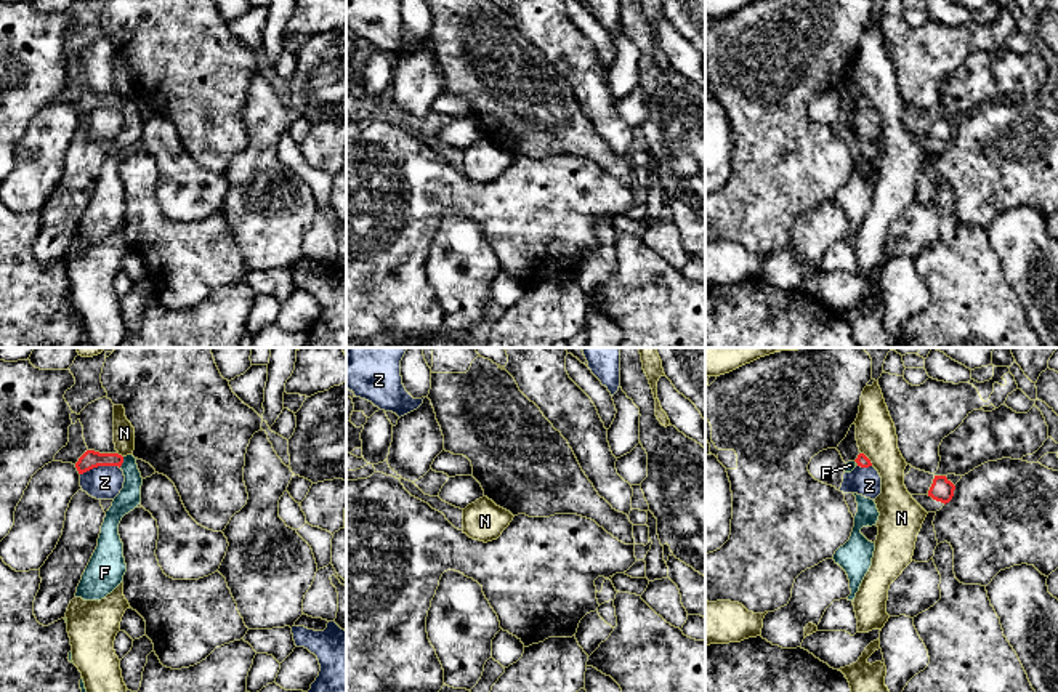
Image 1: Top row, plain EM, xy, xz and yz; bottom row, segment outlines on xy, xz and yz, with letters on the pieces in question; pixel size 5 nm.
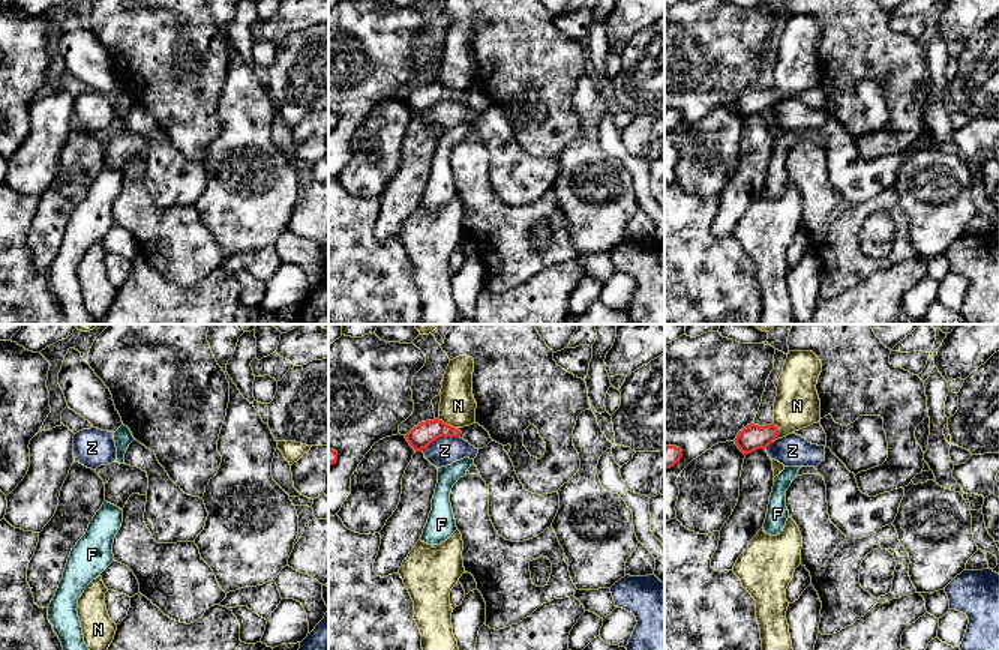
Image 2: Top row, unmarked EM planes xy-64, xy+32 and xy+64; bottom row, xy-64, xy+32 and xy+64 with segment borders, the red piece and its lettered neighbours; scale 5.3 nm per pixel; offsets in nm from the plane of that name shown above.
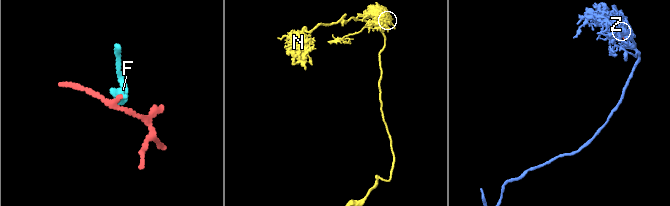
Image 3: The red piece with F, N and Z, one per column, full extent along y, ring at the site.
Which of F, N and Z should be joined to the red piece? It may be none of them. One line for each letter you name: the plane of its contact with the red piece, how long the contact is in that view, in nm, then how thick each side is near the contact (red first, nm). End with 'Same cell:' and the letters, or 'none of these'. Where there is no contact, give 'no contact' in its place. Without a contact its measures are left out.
Same cell: none of these

